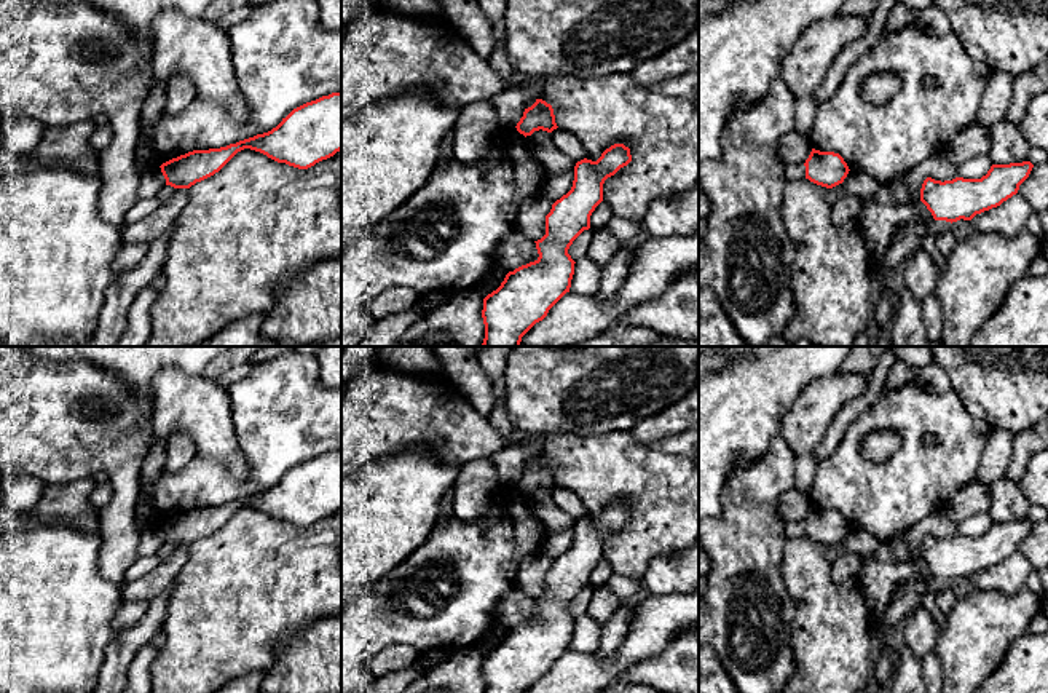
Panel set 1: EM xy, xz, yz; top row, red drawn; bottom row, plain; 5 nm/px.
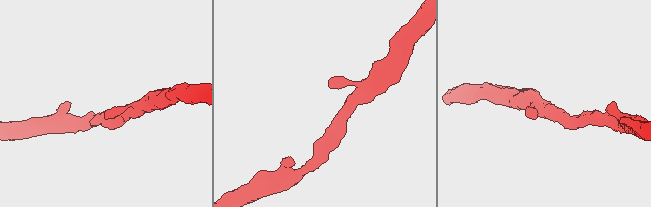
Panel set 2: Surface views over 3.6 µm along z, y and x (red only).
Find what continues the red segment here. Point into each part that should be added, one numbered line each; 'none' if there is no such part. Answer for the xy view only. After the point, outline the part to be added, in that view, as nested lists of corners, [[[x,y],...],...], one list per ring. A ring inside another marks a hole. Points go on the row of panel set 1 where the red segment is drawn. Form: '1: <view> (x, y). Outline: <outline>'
none

